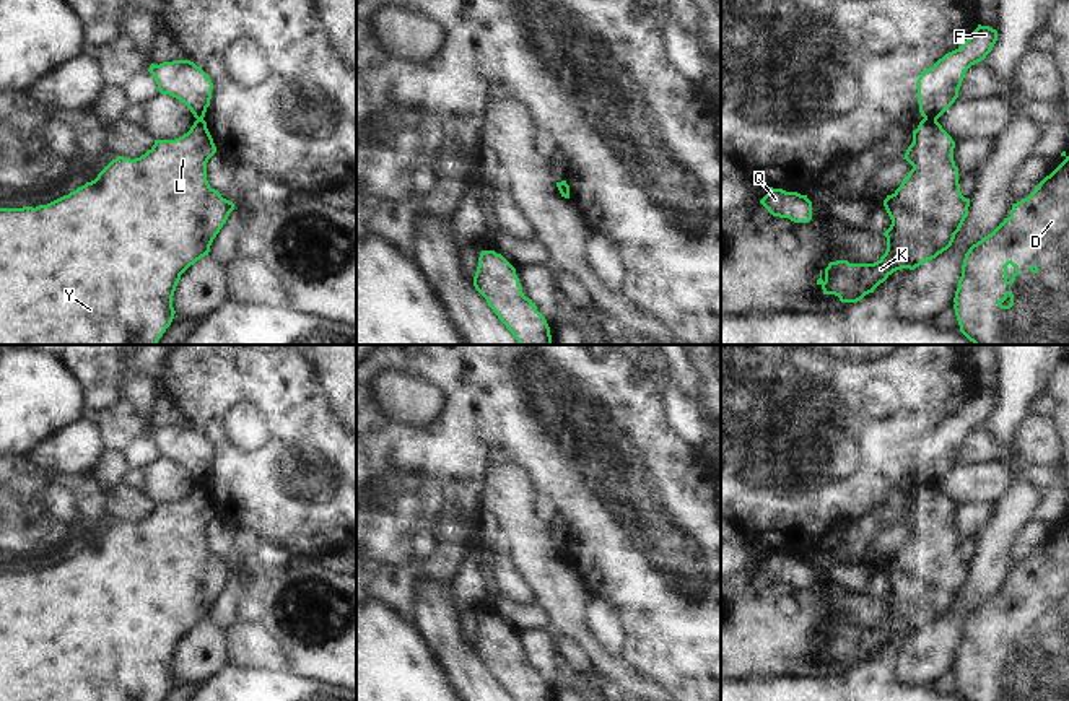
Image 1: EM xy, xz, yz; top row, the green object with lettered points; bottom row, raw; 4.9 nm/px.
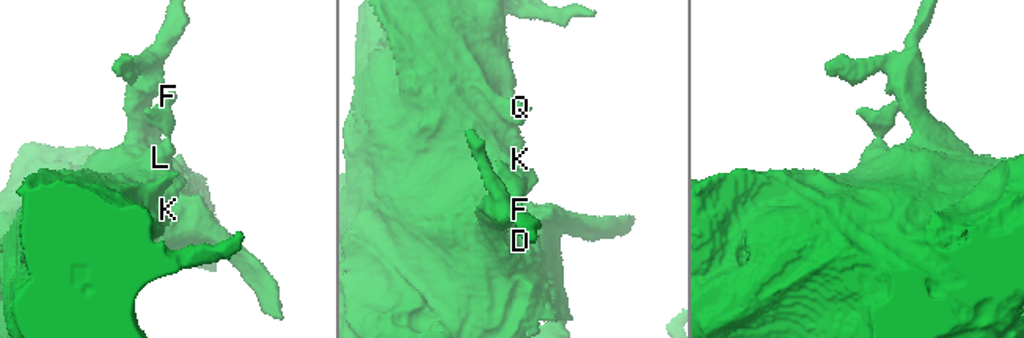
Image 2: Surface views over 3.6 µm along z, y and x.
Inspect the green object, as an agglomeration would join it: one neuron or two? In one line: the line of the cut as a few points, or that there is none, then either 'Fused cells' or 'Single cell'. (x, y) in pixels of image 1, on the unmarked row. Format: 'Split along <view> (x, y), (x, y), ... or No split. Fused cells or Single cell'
Split along yz (925, 480), (936, 485). Fused cells.

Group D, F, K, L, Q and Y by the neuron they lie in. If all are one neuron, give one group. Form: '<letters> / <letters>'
D K L Q Y / F

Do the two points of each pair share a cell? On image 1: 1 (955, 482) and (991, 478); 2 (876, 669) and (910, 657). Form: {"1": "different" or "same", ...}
{"1": "same", "2": "different"}

